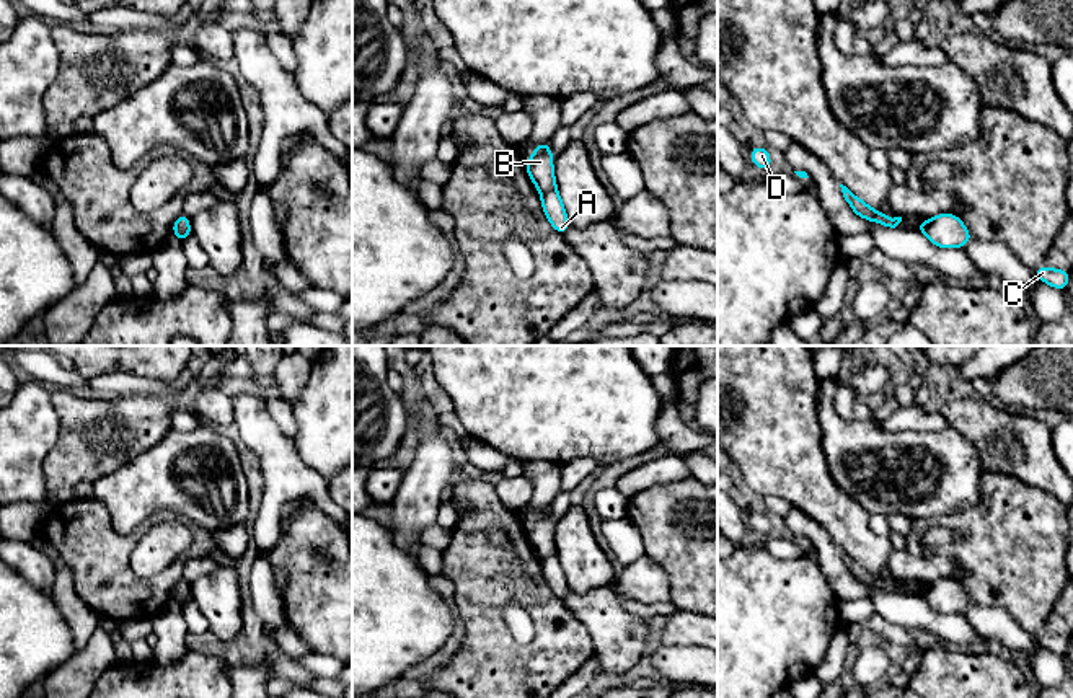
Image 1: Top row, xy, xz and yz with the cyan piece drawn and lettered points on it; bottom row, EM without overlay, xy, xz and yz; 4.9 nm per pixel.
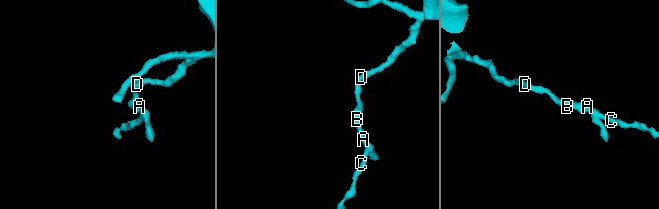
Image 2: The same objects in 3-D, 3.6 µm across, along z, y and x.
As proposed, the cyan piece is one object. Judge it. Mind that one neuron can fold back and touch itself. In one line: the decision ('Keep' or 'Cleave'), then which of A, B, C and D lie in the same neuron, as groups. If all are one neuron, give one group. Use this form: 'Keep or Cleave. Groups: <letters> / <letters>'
Cleave. Groups: A C / B D

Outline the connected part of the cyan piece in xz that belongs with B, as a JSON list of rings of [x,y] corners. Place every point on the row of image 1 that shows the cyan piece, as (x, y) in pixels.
[[[550,140],[535,147],[535,152],[532,153],[530,160],[525,161],[525,168],[540,194],[556,189]]]

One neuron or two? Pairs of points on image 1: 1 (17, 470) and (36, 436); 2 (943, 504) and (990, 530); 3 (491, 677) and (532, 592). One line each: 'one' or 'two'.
1: one
2: two
3: one

